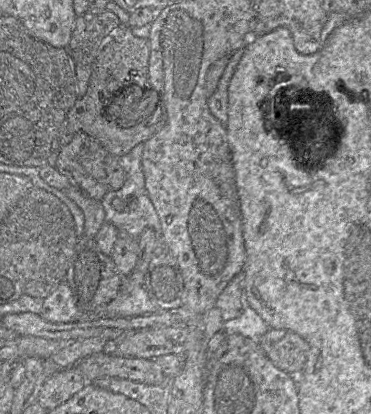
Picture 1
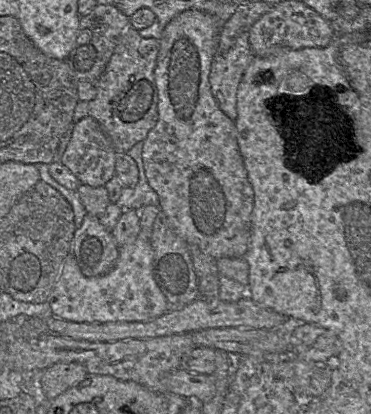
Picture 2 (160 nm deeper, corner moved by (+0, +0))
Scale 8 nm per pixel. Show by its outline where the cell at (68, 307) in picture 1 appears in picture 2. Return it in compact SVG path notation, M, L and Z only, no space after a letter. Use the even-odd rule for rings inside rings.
M139 234L135 241L119 246L119 256L114 268L105 275L86 277L70 253L60 270L49 297L54 317L74 323L148 322L167 312L167 301L153 278L153 249L150 236Z

